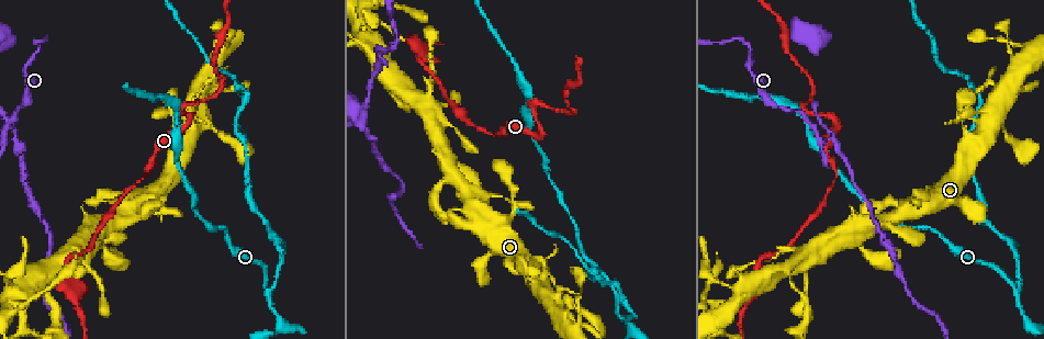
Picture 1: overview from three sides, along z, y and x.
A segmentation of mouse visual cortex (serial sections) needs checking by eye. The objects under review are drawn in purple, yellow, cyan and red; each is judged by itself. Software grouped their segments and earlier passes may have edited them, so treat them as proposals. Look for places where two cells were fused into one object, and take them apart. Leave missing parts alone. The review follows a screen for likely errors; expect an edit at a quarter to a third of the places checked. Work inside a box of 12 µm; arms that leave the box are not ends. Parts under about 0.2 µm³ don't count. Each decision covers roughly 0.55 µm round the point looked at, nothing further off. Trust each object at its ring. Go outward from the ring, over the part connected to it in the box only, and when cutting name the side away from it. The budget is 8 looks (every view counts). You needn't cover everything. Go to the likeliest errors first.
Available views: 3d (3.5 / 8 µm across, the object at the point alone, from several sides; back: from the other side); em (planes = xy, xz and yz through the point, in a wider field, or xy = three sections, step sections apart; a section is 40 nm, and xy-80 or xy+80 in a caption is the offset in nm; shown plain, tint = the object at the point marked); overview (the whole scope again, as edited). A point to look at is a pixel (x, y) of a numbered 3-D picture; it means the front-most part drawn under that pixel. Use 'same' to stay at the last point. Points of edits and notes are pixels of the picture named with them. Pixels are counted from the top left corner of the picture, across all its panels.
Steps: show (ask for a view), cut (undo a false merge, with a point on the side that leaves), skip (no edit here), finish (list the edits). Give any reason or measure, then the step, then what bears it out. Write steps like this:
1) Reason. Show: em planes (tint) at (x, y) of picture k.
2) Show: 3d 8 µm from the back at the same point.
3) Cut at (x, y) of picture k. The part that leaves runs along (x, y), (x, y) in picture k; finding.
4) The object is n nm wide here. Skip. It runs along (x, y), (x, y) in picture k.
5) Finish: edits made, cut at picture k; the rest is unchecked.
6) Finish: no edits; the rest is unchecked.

Arms part here. Show: 3d 3.5 µm at (264, 287) of picture 1.

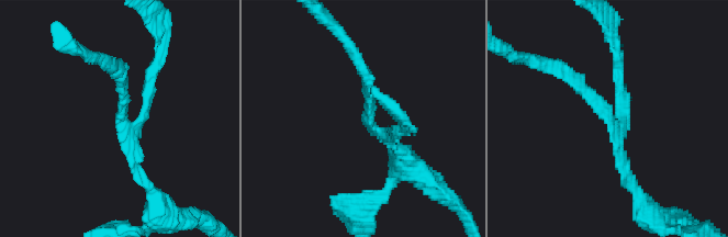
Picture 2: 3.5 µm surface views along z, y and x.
3 arms meet here; the arms are 150, 150, 200 nm wide; need the tissue. Show: em xy step 5 (tint) at (609, 123) of picture 2.

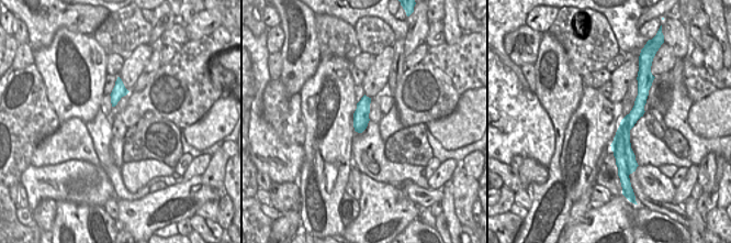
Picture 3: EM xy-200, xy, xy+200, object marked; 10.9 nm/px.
Cut at (618, 83) of picture 2. A border runs along (620, 124), (626, 128), (629, 134) in picture 3; two cells meet here.

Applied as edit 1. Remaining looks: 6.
Narrows sharply. Show: 3d 3.5 µm at (368, 132) of picture 1.

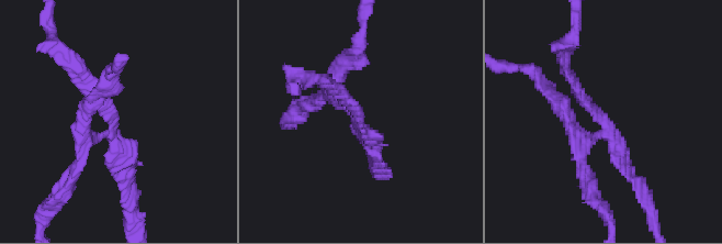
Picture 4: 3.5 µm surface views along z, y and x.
3 arms meet here; the arms are 150, 150, 200 nm wide. Show: em planes (tint) at (105, 133) of picture 4.

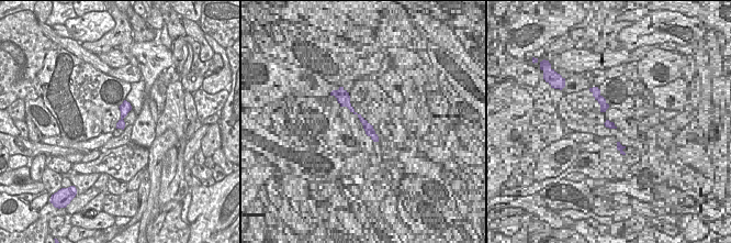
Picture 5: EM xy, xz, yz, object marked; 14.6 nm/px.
The object is 160 nm wide here. Cut at (71, 66) of picture 4. The part that leaves runs along (113, 137), (130, 178), (130, 225) in picture 4; two cells meet here.

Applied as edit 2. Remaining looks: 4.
See it whole again. Show: overview.

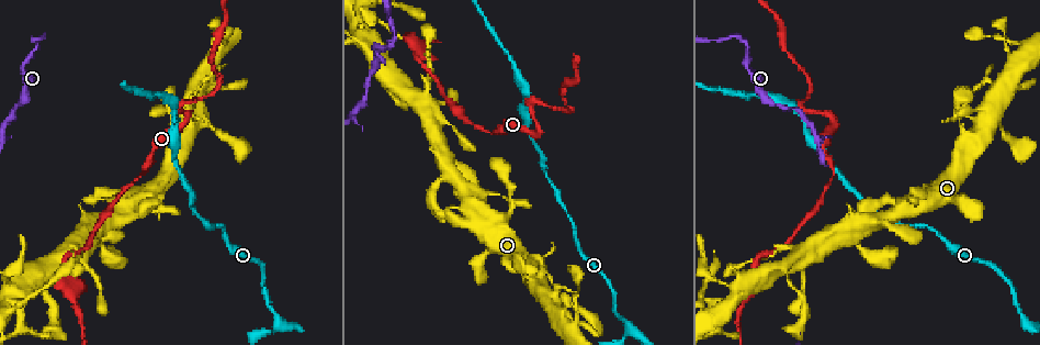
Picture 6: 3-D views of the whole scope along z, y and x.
Abrupt turn. Show: 3d 8 µm at (785, 269) of picture 6.

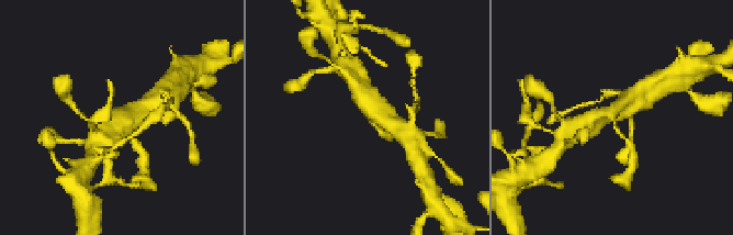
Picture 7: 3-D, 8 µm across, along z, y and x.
The arms are 150, 400 nm wide. Show: em xy step 3 (tint) at (367, 114) of picture 7.

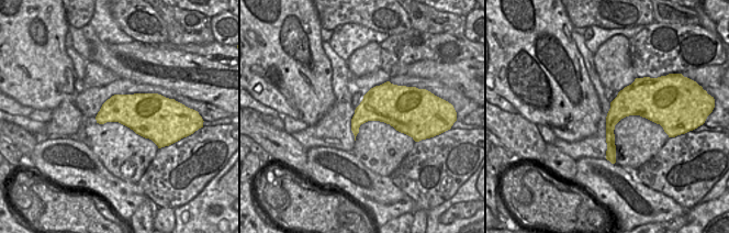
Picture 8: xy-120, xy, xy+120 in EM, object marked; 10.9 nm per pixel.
Skip. It runs along (149, 110), (120, 115), (132, 140) in picture 7; all the same cell.

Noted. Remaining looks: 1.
Finish: edits made, cut at picture 2, cut at picture 4; the rest is unchecked.

